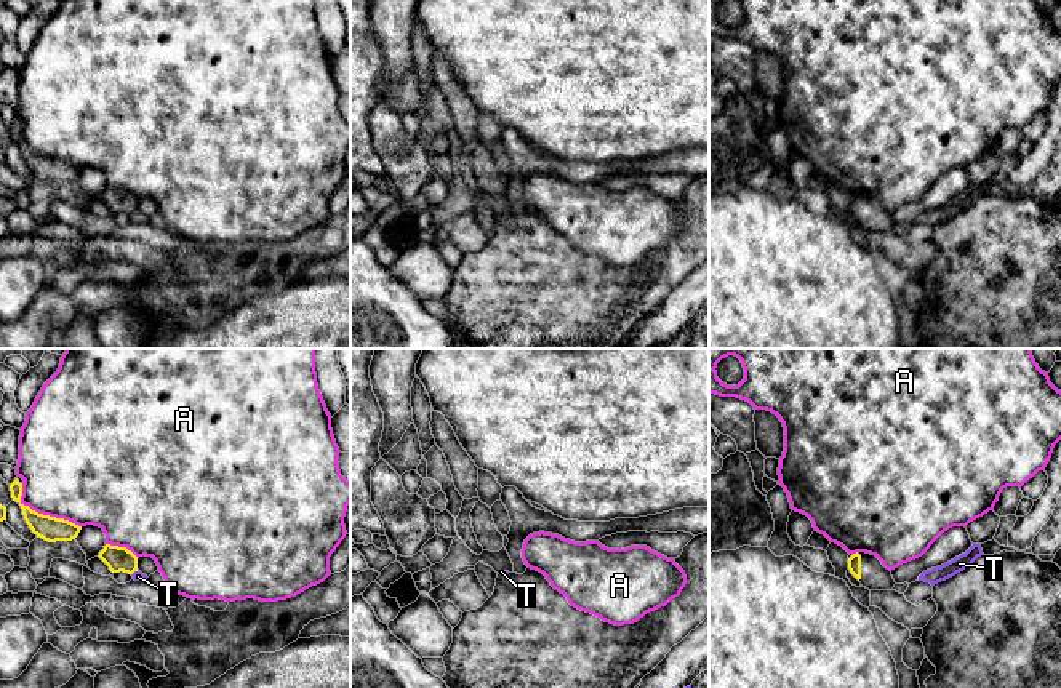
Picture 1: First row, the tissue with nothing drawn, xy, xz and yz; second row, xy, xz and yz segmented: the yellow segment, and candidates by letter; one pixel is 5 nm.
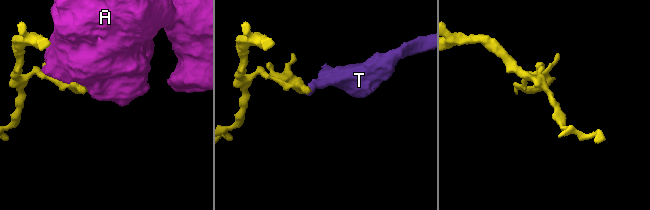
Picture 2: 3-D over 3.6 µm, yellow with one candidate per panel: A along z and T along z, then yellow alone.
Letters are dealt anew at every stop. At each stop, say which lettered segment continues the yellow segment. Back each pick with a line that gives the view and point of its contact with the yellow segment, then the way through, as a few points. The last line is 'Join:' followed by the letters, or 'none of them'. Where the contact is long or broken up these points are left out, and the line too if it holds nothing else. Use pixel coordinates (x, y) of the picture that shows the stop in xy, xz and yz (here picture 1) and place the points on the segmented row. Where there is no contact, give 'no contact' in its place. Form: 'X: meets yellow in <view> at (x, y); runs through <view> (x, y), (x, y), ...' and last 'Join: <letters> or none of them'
Join: none of them

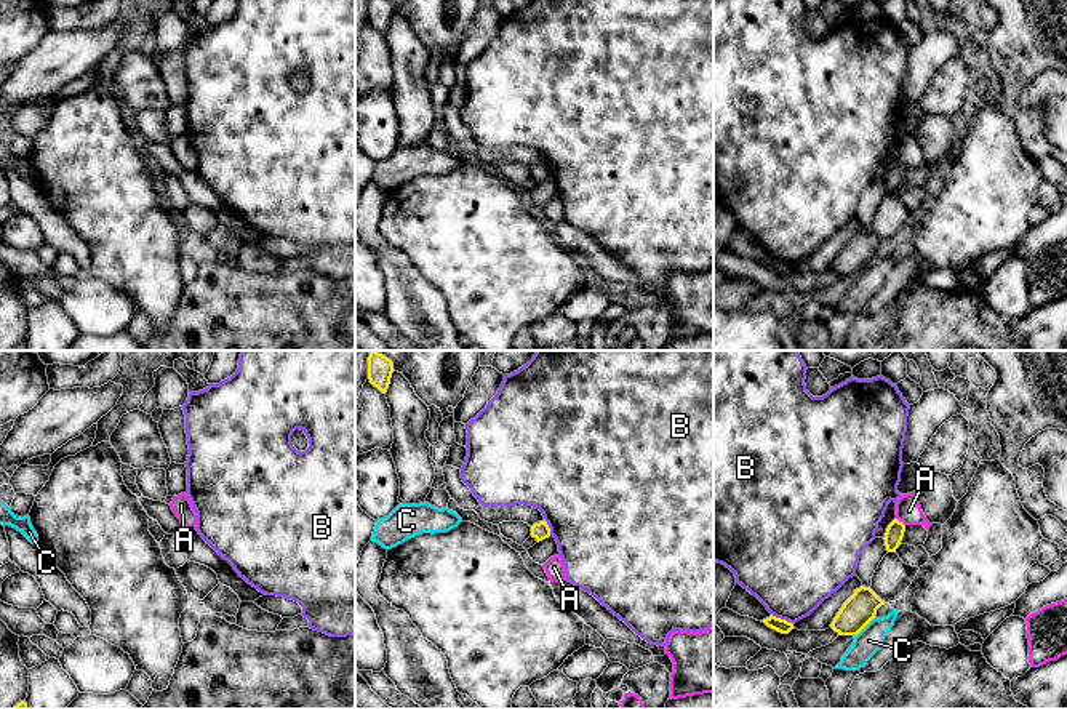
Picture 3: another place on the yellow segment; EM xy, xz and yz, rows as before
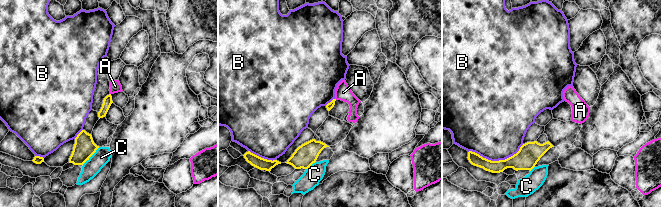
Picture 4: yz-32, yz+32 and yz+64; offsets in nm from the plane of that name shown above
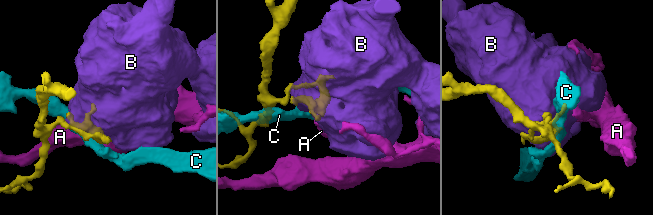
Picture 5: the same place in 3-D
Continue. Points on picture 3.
Join: none of them

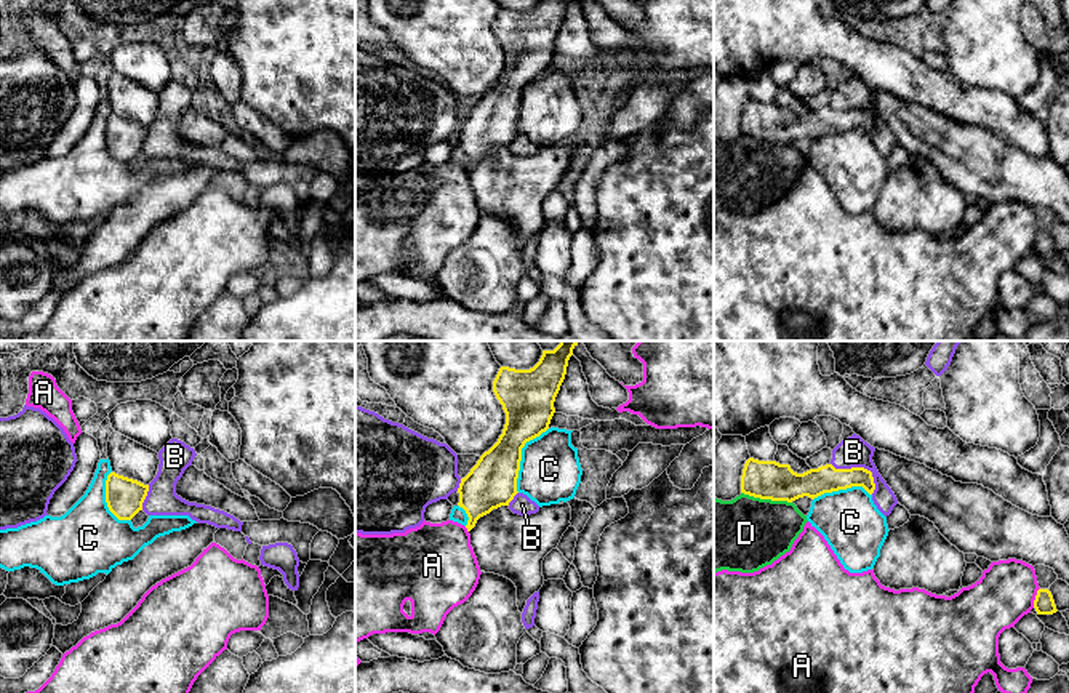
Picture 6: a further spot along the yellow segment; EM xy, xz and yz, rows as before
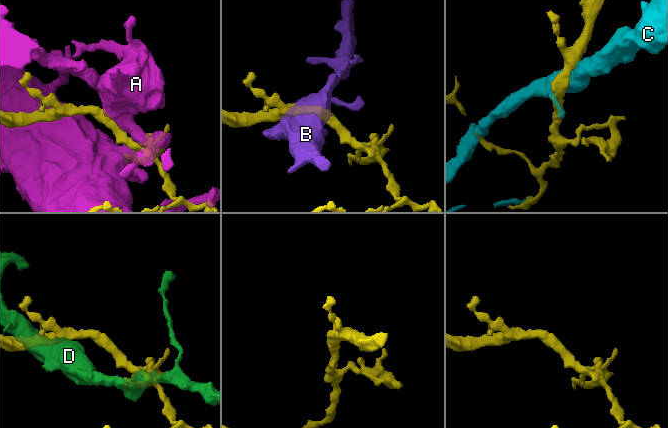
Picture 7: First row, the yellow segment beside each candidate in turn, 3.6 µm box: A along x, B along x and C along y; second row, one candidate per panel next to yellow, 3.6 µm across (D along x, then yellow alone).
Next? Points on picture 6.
Join: none of them

